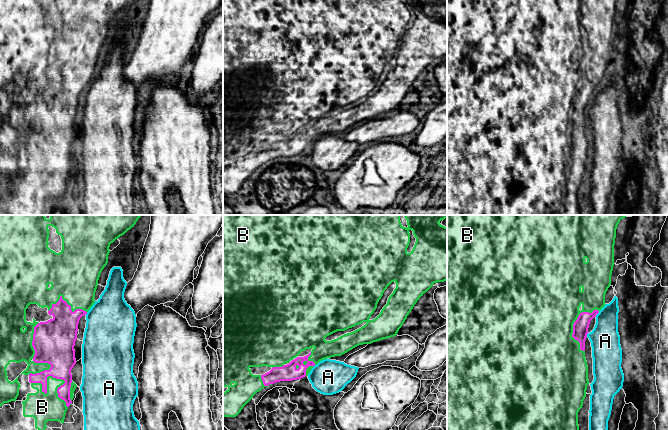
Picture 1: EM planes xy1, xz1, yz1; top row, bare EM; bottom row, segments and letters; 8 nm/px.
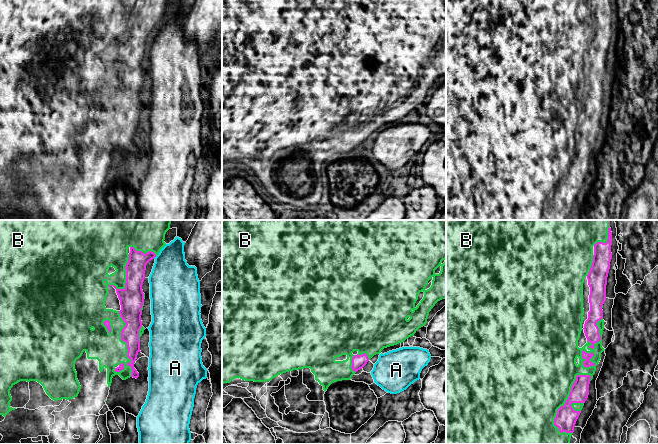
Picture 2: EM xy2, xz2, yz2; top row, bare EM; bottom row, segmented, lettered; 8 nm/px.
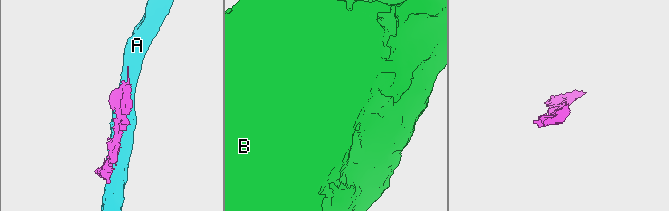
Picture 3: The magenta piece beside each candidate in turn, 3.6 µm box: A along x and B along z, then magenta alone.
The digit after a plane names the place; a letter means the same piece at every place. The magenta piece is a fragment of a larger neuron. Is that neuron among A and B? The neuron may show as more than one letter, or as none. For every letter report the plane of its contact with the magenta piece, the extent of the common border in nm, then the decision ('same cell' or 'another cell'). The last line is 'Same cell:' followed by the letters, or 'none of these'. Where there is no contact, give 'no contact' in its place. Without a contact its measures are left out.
A: yz1 | 60 nm | another cell
B: yz2 | 550 nm | same cell
Same cell: B

